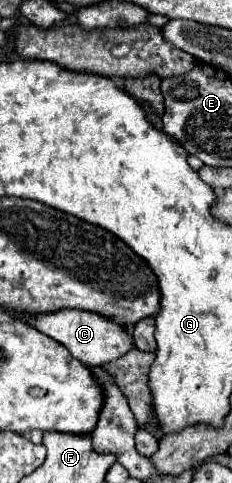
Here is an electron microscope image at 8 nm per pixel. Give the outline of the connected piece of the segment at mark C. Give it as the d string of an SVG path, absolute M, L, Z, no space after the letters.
M65 309L59 313L39 314L35 321L31 321L31 325L37 327L41 333L49 335L51 339L59 341L61 345L65 345L75 359L93 367L111 363L133 347L133 337L127 333L125 327L121 327L113 319L107 319L105 315L85 309Z

